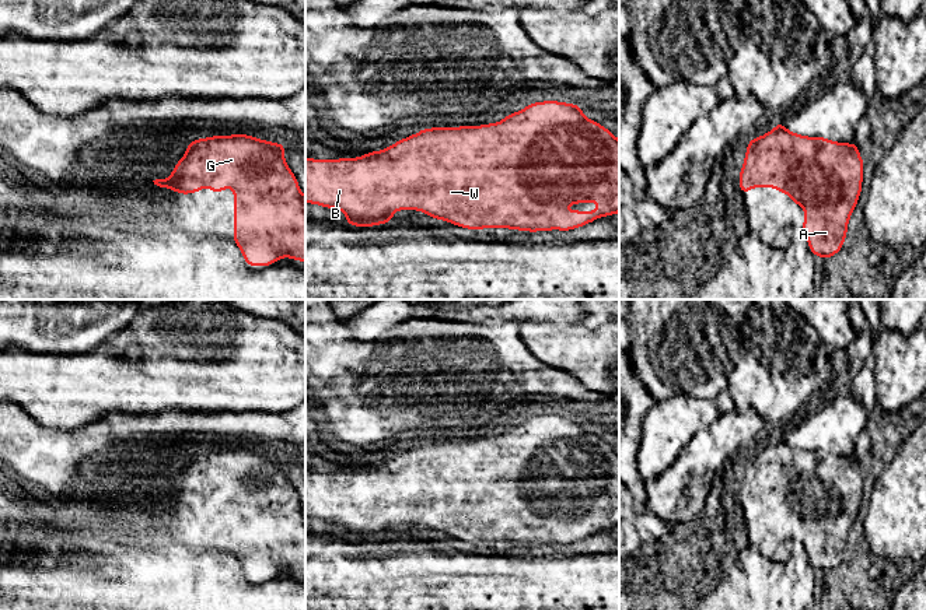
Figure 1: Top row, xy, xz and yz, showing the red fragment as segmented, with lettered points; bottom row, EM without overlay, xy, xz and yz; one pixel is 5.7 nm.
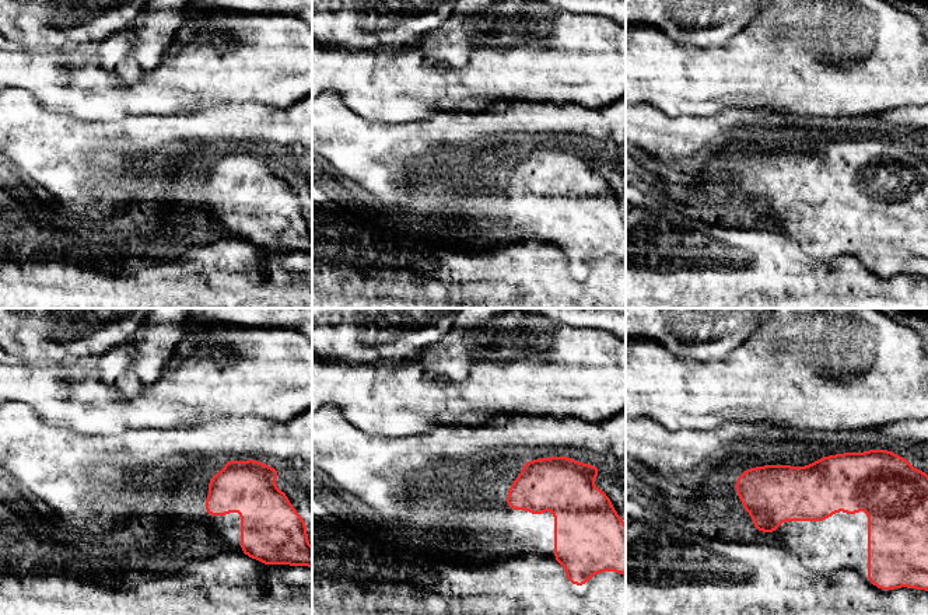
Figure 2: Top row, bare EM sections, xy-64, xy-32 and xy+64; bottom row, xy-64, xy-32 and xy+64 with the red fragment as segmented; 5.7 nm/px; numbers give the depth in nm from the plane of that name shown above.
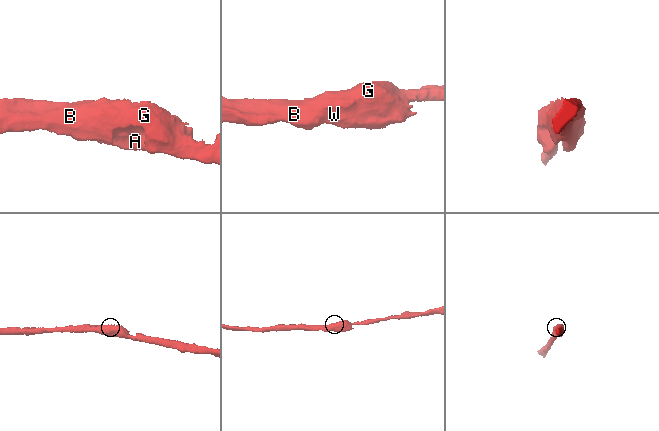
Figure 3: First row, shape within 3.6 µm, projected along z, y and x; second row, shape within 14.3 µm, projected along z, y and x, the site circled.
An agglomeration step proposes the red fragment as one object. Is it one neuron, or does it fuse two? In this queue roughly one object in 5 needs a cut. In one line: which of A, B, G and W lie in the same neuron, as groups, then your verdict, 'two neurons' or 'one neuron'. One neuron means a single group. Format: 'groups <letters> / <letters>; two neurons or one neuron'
groups A B G W; one neuron

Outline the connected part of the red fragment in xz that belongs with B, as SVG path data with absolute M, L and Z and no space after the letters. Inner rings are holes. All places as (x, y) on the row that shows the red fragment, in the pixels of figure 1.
M558 101L528 104L502 122L482 126L422 129L391 147L359 158L305 158L305 203L342 210L346 224L373 227L392 221L396 210L417 210L434 220L474 231L570 231L619 213L619 140L598 122L586 119L581 106ZM597 201L597 211L566 211L572 203Z

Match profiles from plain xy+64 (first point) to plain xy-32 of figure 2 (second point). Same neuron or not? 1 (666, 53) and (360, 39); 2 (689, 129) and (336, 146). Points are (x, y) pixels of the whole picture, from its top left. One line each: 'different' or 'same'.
1: different
2: same

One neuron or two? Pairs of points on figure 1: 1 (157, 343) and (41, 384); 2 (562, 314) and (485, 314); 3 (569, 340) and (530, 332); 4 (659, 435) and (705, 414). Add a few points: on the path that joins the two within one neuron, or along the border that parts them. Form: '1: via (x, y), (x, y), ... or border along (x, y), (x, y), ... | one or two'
1: via (139, 375), (130, 384), (73, 384) | one
2: via (542, 314), (505, 314) | one
3: via (559, 340), (540, 337) | one
4: via (670, 426), (685, 414), (694, 414) | one

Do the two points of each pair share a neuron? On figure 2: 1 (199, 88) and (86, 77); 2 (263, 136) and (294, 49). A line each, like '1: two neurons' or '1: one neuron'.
1: one neuron
2: two neurons

